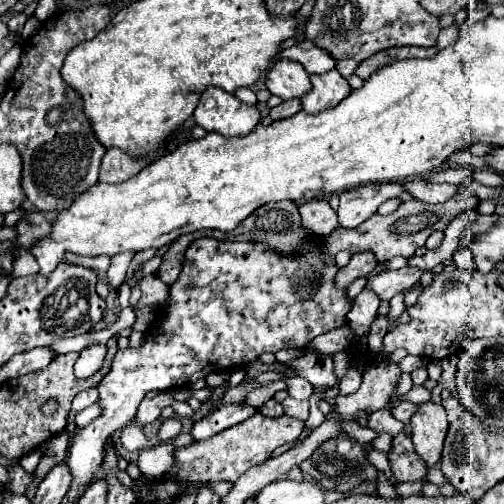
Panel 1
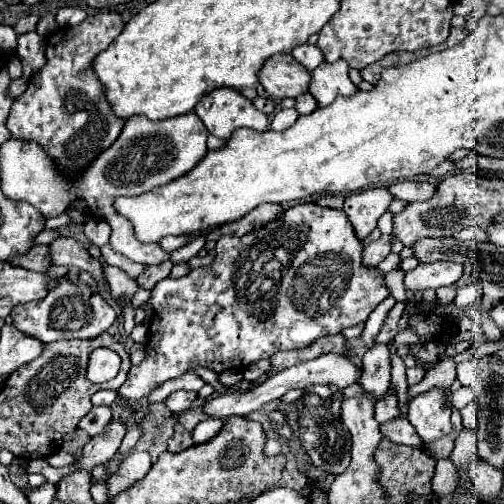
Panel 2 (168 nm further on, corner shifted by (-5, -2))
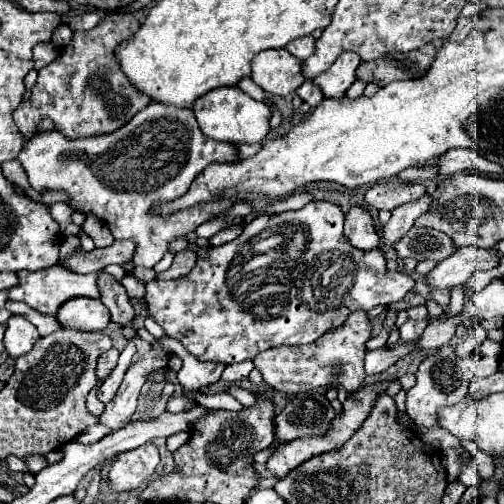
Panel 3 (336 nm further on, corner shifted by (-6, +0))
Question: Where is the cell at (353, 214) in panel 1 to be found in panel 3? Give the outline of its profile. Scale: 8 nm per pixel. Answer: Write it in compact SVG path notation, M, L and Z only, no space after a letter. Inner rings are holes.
M354 206L348 216L346 216L346 222L344 222L344 236L348 238L348 242L358 248L358 250L374 250L378 248L378 234L374 230L374 222L372 222L372 216L368 214L368 210L364 208L358 208Z

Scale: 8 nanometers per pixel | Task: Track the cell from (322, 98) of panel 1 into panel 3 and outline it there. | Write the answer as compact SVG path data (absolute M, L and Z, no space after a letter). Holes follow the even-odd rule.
M342 52L326 72L314 78L314 84L322 88L326 98L342 98L350 84L356 80L358 64L360 58L356 52Z

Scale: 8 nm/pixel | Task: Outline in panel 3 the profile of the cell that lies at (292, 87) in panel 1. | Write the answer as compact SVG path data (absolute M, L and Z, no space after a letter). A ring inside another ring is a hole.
M286 48L264 50L252 58L250 78L268 94L286 96L302 86L302 62Z

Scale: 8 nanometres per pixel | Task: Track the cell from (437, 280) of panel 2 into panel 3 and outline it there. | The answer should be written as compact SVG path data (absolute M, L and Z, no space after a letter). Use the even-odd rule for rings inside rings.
M478 246L460 248L450 258L438 262L438 266L424 280L434 288L462 286L474 272L496 268L500 260L498 254L500 252L496 248L478 248Z

